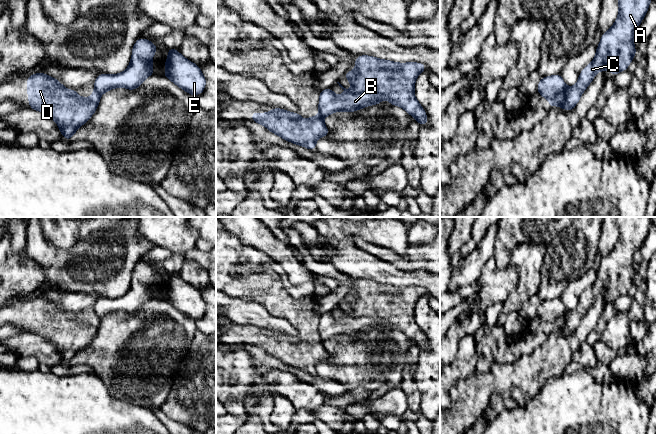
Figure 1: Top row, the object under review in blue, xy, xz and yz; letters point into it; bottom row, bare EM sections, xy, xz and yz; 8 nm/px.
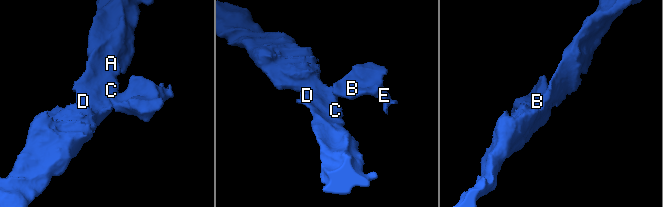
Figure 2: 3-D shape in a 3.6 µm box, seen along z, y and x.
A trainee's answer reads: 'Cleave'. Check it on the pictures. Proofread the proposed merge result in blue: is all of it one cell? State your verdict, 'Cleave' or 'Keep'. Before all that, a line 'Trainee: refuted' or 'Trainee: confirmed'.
Trainee: confirmed
Cleave

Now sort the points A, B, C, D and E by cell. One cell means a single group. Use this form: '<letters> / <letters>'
A C D / B E

